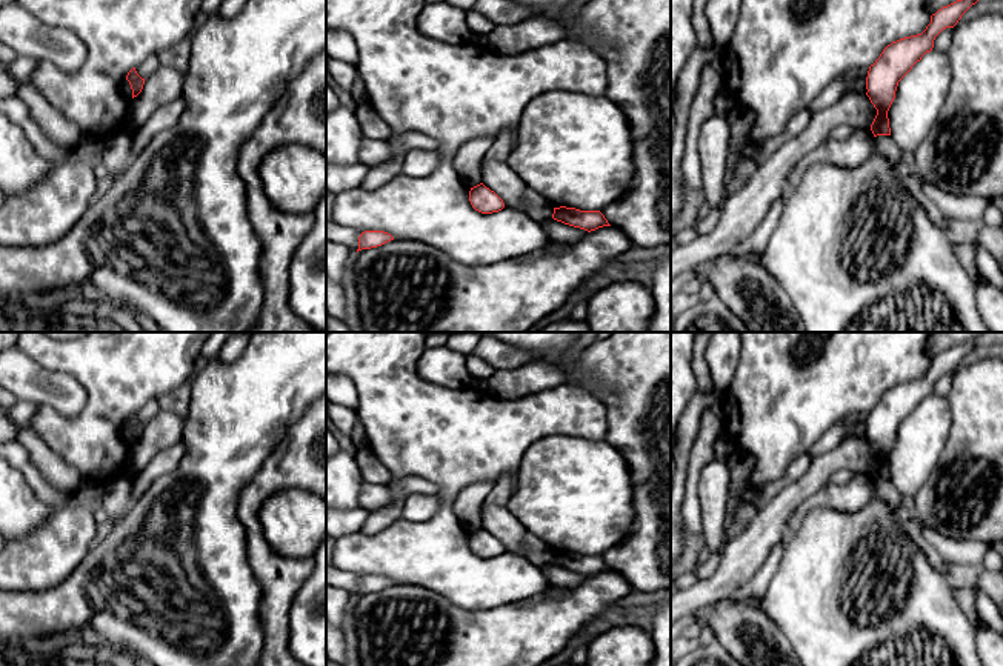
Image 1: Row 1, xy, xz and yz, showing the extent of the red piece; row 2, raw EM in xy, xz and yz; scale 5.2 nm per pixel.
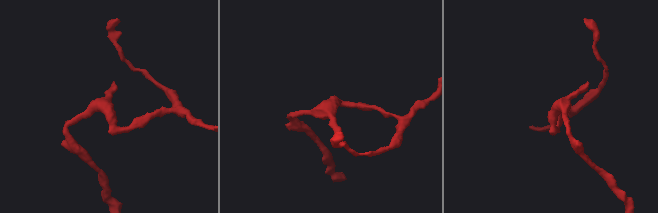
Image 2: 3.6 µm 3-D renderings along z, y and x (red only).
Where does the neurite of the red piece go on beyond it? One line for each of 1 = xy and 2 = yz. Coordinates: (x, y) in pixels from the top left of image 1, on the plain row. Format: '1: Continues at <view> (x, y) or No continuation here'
1: No continuation here
2: No continuation here

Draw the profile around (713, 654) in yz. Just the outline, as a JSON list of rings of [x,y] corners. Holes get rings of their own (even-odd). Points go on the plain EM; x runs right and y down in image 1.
[[[718,641],[695,648],[674,666],[741,666]]]

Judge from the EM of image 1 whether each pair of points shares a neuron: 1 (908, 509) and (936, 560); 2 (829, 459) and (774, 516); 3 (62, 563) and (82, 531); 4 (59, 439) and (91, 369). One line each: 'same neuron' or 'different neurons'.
1: same neuron
2: same neuron
3: same neuron
4: same neuron

